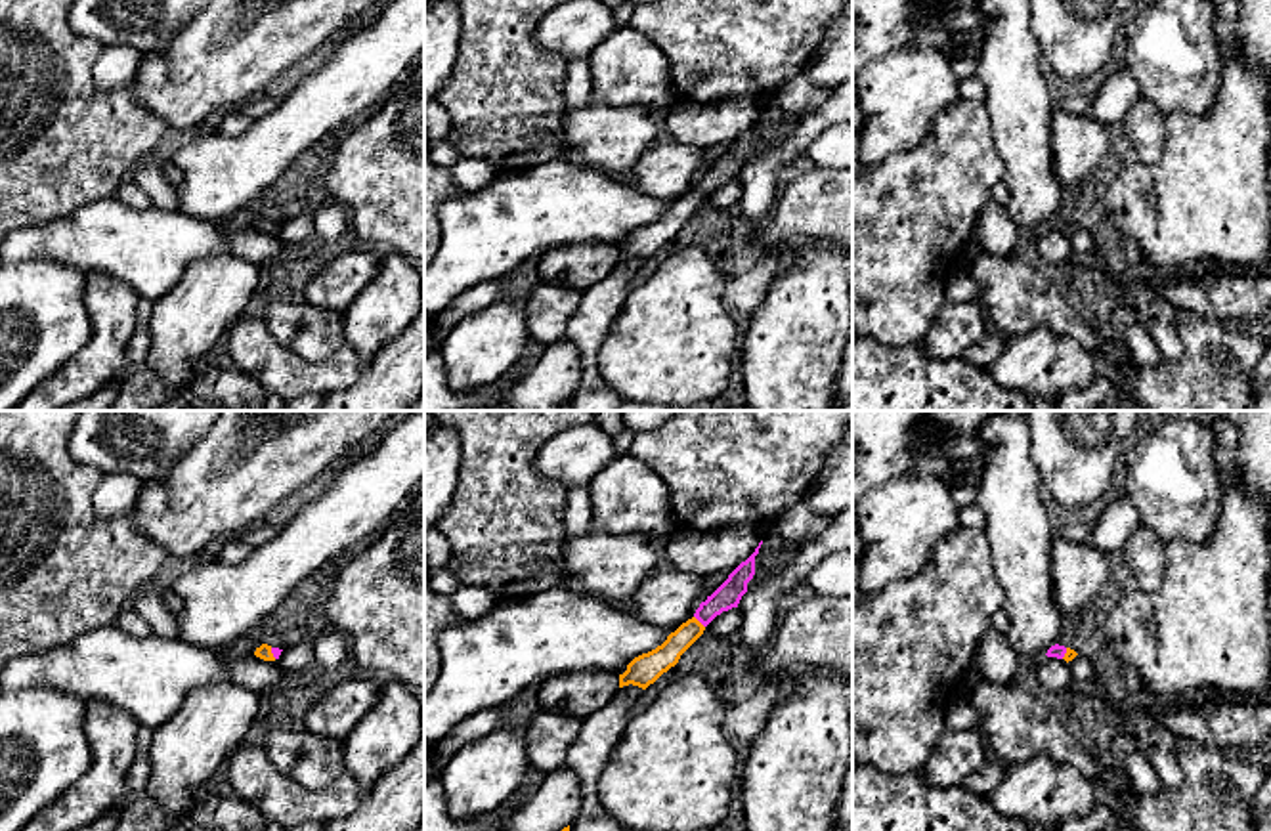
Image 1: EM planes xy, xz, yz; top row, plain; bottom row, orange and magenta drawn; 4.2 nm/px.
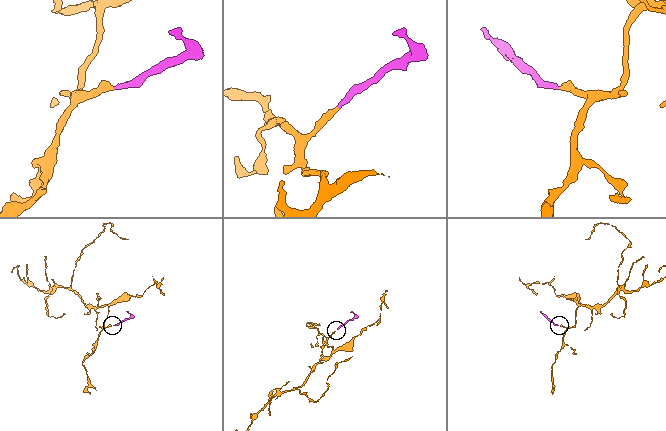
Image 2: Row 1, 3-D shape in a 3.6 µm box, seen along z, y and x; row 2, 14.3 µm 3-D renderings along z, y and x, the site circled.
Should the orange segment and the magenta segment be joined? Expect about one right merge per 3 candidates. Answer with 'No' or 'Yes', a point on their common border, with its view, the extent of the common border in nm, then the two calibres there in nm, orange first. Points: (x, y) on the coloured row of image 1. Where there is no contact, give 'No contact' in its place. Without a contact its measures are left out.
Yes. Touches orange at xz (698, 621). Shared border 70 nm. Thickness 110 nm (orange) against 110 nm

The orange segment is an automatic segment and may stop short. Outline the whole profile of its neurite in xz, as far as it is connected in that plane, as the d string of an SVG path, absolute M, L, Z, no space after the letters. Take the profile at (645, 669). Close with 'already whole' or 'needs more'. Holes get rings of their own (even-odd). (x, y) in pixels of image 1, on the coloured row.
M763 541L755 552L742 562L728 579L700 604L694 617L682 623L667 640L656 650L635 657L623 674L619 674L619 688L638 686L646 690L663 672L675 667L680 655L703 634L705 627L722 611L738 607L742 596L747 592L747 583L755 575L755 556L759 554Z | needs more

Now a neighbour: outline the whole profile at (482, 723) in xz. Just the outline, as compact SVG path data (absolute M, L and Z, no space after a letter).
M510 701L464 718L442 741L438 741L424 762L424 785L440 779L442 764L449 762L461 747L497 730L505 722L508 703Z

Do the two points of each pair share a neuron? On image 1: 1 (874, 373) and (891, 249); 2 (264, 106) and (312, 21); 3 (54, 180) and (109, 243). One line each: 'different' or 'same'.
1: different
2: different
3: different

